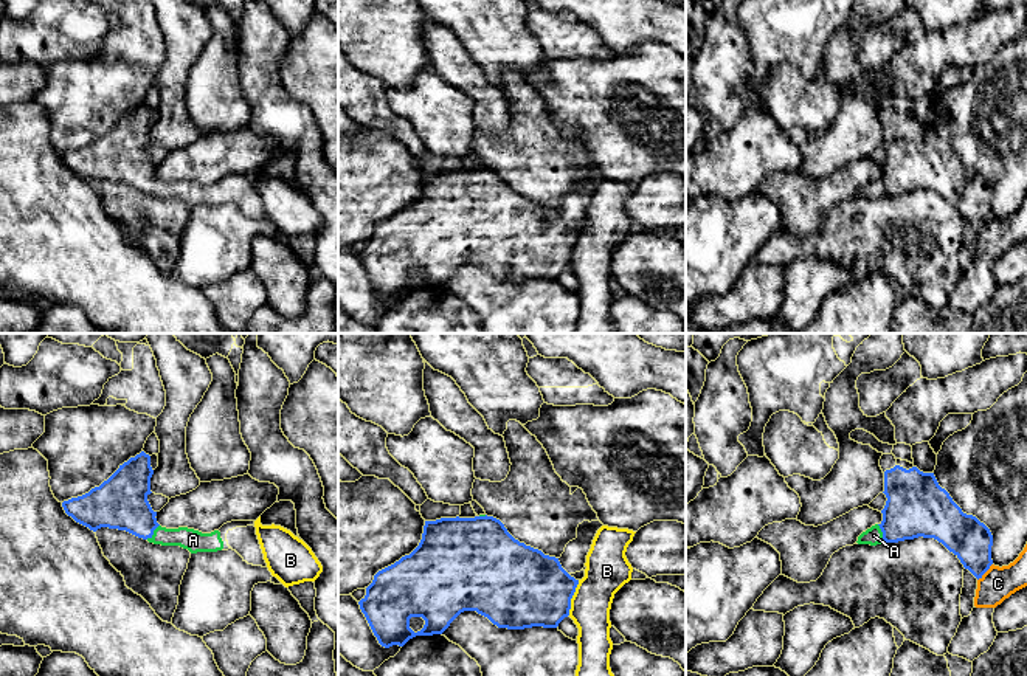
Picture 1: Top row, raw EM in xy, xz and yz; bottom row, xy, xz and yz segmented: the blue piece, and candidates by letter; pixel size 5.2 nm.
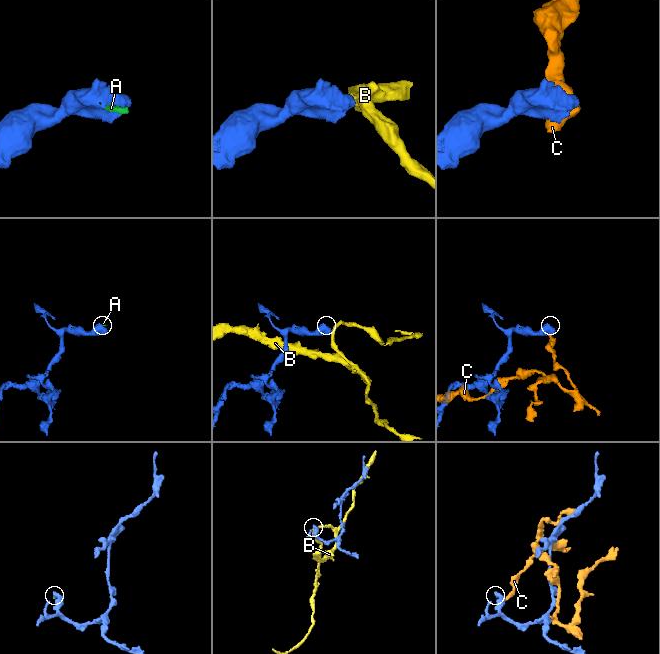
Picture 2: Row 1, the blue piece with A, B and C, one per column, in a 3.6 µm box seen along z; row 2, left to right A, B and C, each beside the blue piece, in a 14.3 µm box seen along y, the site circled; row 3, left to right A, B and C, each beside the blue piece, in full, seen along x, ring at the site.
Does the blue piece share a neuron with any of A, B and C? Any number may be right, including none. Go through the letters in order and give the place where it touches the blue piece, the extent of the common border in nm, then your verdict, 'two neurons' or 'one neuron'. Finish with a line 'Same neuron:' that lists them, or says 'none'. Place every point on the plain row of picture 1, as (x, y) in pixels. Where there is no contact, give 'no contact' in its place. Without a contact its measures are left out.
A: meets blue in yz at (883, 186); contact 100 nm long; one neuron
B: meets blue in xz at (571, 250); contact 190 nm long; two neurons
C: meets blue in yz at (985, 224); contact 120 nm long; two neurons
Same neuron: A

